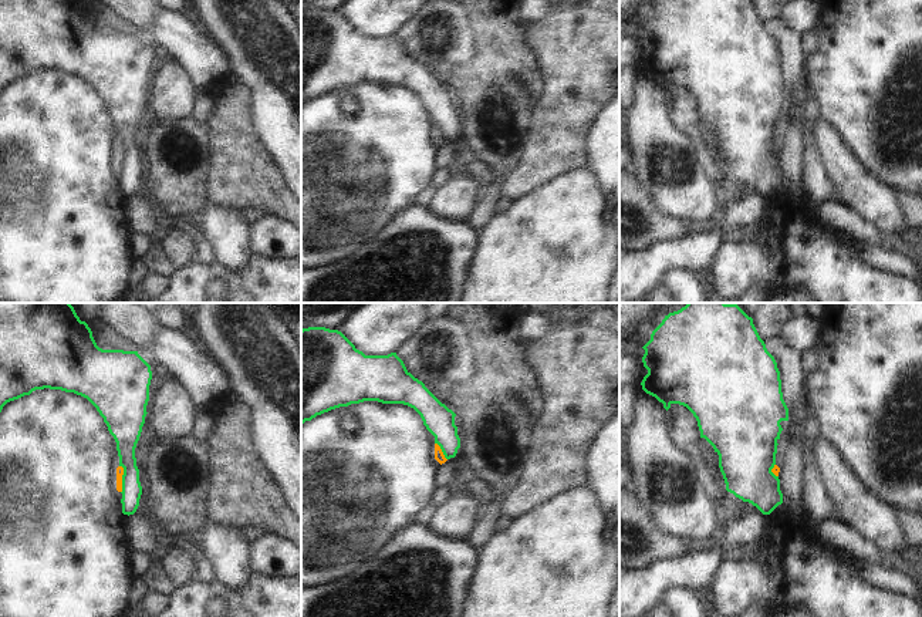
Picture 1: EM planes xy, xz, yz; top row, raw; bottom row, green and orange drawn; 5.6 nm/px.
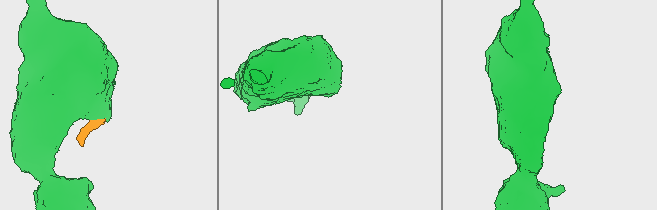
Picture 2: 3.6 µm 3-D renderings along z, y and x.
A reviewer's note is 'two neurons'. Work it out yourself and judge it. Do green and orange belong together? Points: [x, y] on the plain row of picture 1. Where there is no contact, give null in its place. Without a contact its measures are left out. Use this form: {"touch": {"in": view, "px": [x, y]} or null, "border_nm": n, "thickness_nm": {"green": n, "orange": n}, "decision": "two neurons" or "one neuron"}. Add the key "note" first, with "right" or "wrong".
{"note": "right", "touch": {"in": "xy", "px": [122, 161]}, "border_nm": 160, "thickness_nm": {"green": 140, "orange": 50}, "decision": "two neurons"}

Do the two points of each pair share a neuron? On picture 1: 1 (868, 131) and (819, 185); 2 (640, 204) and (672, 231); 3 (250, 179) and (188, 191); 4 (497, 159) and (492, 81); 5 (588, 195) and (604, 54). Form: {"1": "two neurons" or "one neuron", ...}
{"1": "two neurons", "2": "one neuron", "3": "two neurons", "4": "one neuron", "5": "two neurons"}

